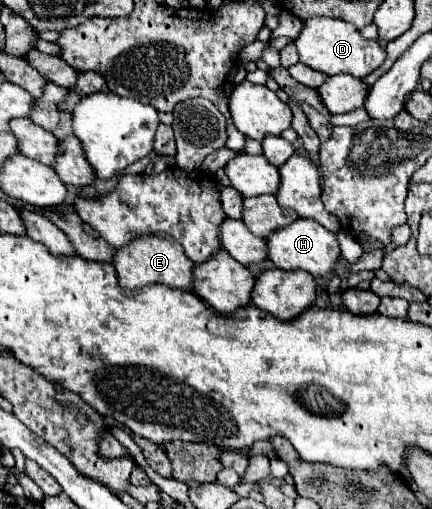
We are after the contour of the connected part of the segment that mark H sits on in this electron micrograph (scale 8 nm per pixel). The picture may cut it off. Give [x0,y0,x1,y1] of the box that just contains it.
[269,218,341,276]

